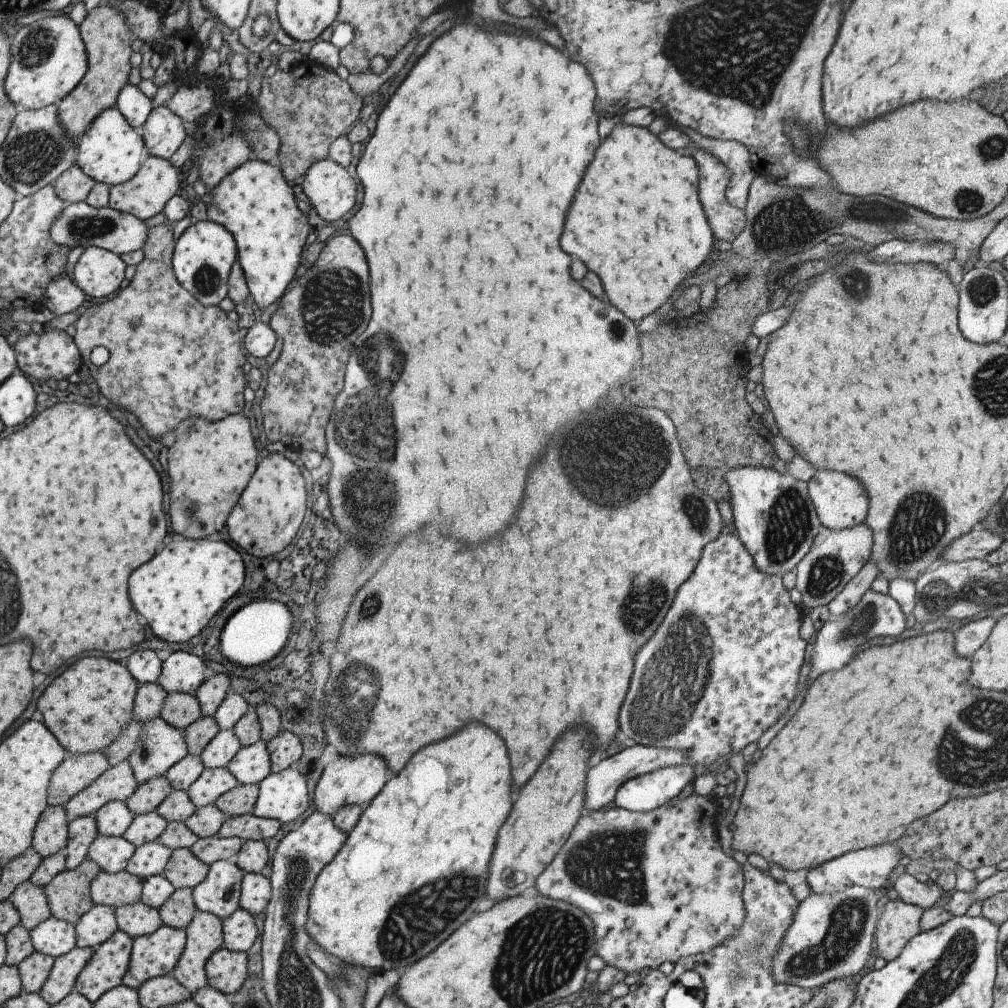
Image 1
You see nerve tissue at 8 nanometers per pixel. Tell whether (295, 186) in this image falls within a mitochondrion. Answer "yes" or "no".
no

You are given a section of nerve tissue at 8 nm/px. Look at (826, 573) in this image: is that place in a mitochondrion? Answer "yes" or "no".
yes

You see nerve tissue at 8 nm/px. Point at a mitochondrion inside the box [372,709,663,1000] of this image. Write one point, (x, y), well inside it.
(431, 908)

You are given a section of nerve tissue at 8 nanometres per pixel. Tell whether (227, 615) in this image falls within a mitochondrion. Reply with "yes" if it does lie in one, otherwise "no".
no

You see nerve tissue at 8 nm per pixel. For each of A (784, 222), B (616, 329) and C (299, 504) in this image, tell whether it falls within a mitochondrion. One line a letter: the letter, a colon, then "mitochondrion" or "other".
A: mitochondrion
B: mitochondrion
C: other

